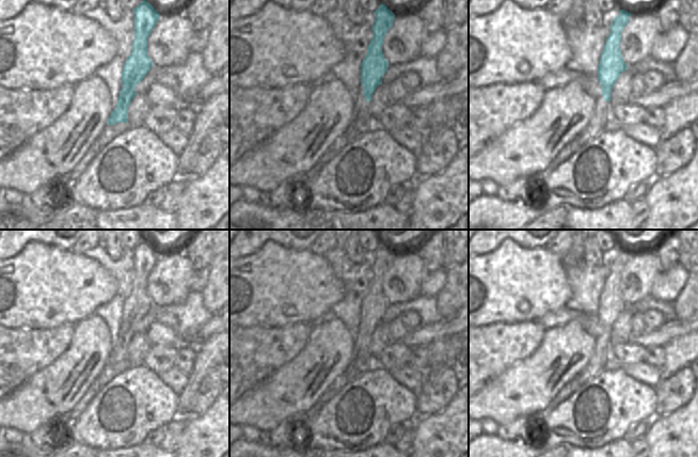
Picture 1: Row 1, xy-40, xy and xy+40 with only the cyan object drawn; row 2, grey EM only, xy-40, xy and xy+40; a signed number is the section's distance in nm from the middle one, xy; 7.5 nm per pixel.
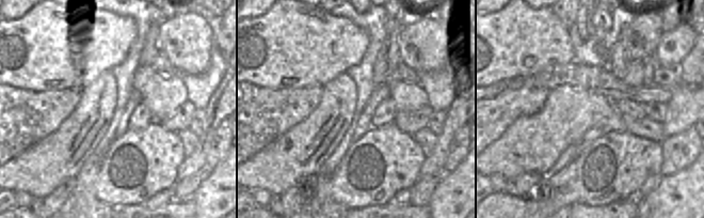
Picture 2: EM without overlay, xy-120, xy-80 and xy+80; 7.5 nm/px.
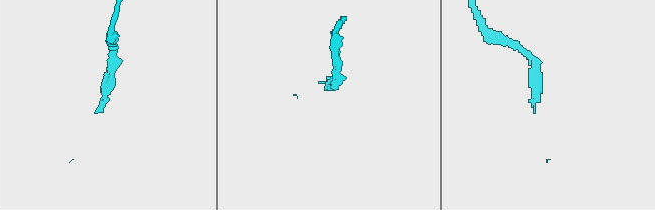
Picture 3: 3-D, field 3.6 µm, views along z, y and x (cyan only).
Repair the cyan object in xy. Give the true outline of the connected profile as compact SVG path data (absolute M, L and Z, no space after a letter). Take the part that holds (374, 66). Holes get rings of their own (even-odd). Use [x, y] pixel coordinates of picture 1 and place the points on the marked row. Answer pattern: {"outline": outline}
{"outline": "M383 3L374 13L376 15L371 28L374 36L361 64L361 84L354 99L352 120L346 130L348 142L372 129L376 125L369 113L369 105L376 88L382 84L382 77L388 68L388 62L384 58L382 45L384 36L393 26L396 15Z"}

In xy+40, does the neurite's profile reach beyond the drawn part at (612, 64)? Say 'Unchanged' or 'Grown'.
Grown.

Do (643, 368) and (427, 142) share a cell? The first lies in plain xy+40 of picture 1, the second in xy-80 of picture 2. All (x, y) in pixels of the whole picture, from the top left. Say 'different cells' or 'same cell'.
same cell

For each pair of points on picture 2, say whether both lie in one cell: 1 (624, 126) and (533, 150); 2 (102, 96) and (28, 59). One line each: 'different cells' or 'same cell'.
1: same cell
2: different cells

